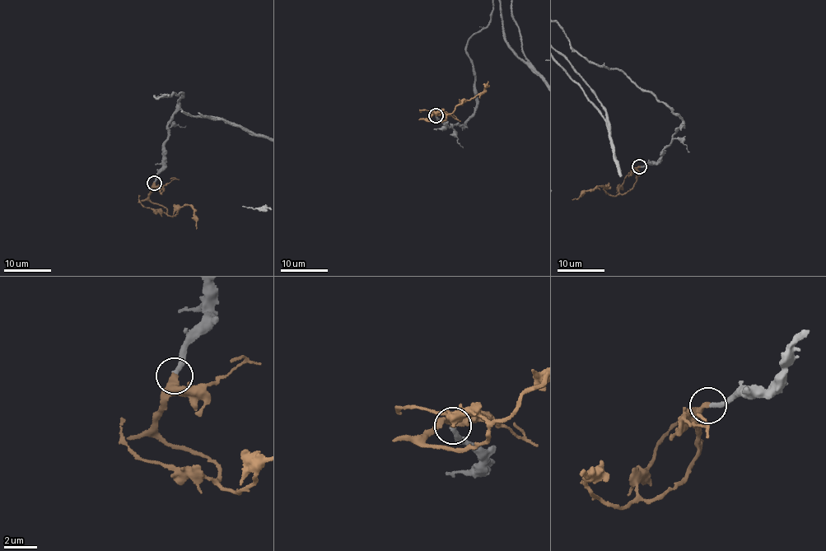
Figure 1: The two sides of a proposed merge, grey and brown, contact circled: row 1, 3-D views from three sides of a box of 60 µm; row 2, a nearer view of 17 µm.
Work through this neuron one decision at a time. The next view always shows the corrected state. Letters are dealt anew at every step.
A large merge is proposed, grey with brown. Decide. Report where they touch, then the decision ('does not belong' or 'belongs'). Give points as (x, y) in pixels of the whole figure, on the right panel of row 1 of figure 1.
(639, 166) | belongs

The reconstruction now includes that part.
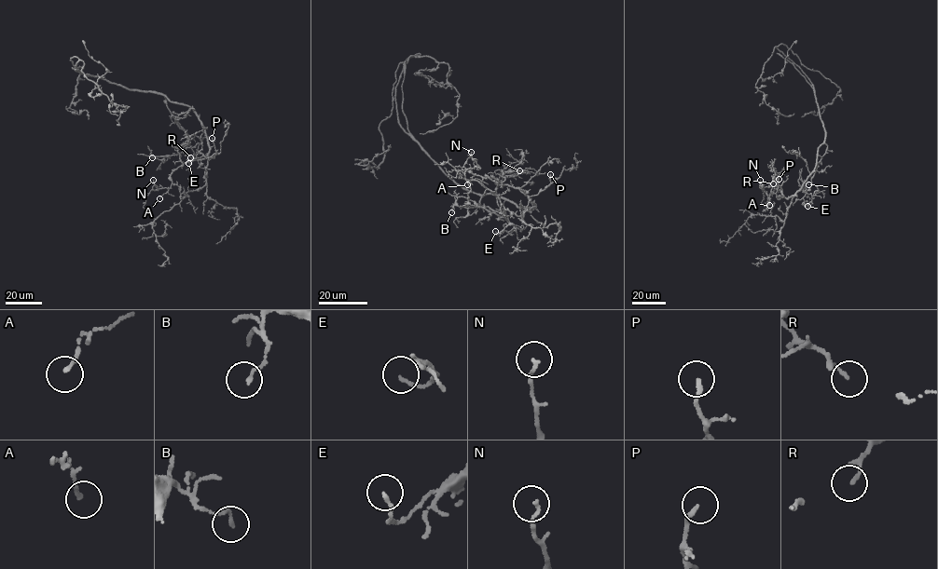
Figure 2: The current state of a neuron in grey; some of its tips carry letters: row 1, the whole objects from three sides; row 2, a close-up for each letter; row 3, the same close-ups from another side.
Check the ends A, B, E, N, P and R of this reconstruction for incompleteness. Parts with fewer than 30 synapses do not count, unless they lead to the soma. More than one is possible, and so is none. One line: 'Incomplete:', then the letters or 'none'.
Incomplete: none

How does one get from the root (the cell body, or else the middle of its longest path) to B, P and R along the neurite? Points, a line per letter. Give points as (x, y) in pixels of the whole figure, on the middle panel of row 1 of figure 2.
B: (438, 166), (457, 183), (479, 194), (479, 207), (503, 215), (500, 219), (475, 206), (454, 205), (451, 212)
P: (438, 166), (469, 190), (502, 196), (520, 209), (535, 206), (529, 197), (551, 183), (550, 174)
R: (438, 166), (469, 190), (502, 196), (518, 209), (530, 209), (533, 202), (502, 183), (502, 170), (519, 170)

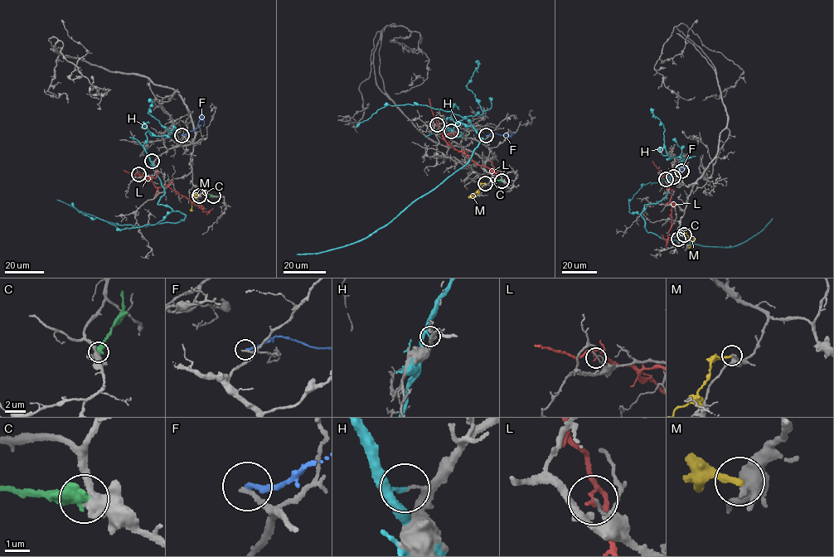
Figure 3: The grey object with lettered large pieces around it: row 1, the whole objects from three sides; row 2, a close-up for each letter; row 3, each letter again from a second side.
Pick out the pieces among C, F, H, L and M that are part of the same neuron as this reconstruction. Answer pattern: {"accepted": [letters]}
{"accepted": []}

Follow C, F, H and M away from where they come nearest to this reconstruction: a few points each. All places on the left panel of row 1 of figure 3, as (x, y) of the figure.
C: (212, 196), (194, 189)
F: (181, 134), (194, 131), (201, 117), (203, 126)
H: (152, 162), (164, 193), (158, 204), (181, 213), (185, 215), (185, 220), (139, 226), (120, 225), (56, 199)
M: (199, 195), (192, 197), (192, 210)

